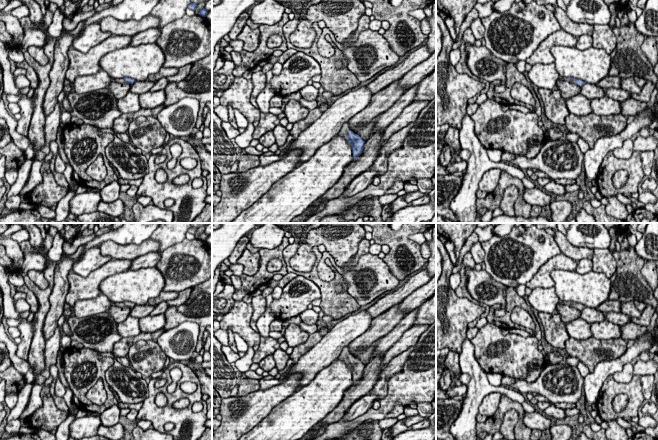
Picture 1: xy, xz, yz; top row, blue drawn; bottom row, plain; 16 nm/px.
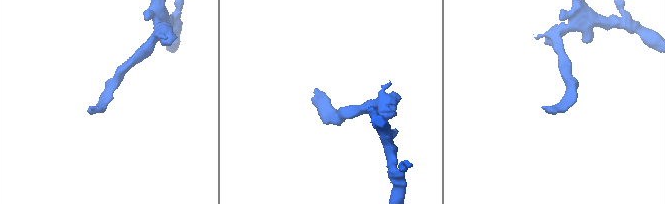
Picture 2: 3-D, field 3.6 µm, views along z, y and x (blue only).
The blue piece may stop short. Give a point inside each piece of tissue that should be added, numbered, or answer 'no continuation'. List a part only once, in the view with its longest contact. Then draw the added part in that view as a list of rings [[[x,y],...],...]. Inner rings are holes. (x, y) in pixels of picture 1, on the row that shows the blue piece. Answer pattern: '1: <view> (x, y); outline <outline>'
1: xz (344, 130); outline [[[344,123],[341,130],[339,131],[338,135],[345,137],[348,139],[348,131],[349,131],[349,125],[348,123]]]

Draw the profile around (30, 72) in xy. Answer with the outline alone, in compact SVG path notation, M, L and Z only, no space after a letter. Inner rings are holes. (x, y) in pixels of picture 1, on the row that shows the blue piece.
M22 61L21 63L15 63L16 68L24 68L26 70L26 76L30 81L30 87L36 89L38 87L38 76L35 70L26 62Z

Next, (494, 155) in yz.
M487 149L488 157L491 161L499 163L501 162L502 151L499 149Z

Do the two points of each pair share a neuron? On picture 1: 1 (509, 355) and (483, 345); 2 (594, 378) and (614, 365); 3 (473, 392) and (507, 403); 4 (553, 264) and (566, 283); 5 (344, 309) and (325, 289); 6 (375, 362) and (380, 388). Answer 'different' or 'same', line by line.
1: same
2: same
3: different
4: different
5: same
6: different

